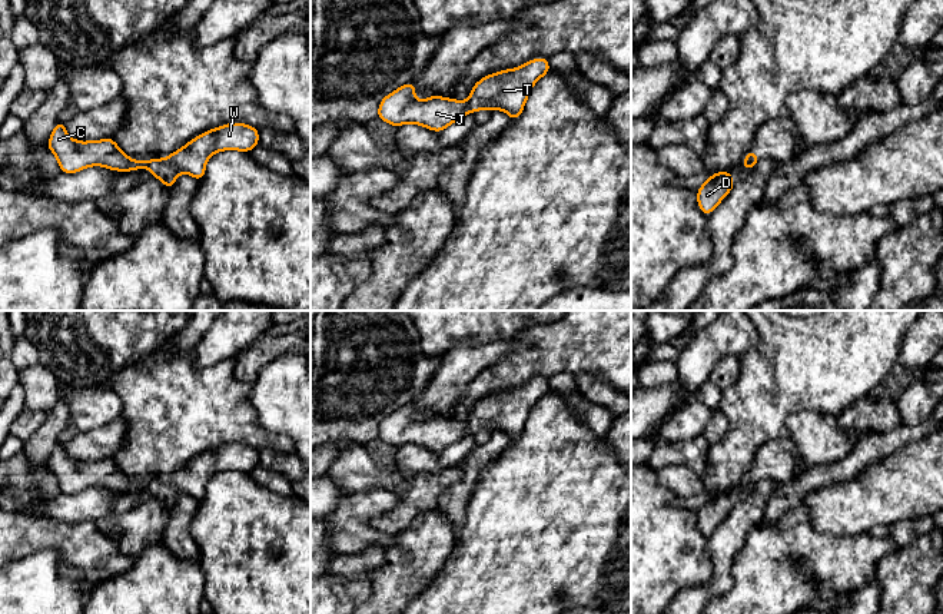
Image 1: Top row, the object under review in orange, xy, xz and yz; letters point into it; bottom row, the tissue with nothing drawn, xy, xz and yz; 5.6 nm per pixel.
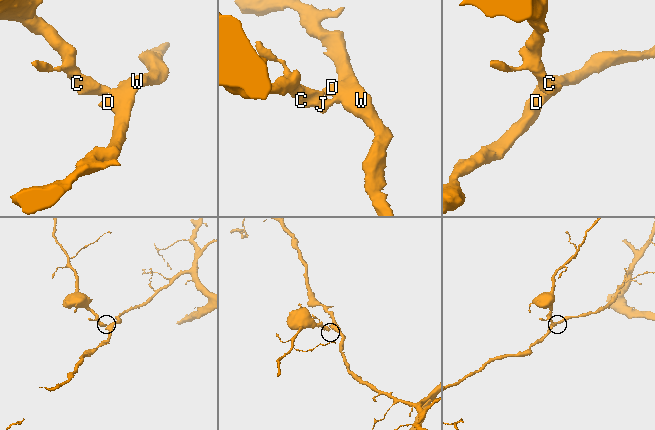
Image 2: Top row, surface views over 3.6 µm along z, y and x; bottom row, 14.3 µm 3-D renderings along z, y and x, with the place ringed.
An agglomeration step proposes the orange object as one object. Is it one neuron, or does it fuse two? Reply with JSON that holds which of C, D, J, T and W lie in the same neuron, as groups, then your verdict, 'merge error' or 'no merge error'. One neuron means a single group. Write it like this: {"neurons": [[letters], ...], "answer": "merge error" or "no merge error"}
{"neurons": [["C", "J"], ["D", "T", "W"]], "answer": "merge error"}

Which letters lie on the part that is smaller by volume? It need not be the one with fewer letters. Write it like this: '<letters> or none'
C, J

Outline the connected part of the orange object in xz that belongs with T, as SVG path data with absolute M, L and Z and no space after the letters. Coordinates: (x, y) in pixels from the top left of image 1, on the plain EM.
M537 378L515 389L484 396L471 411L469 432L502 431L511 441L521 437L535 404L551 391L548 379Z

